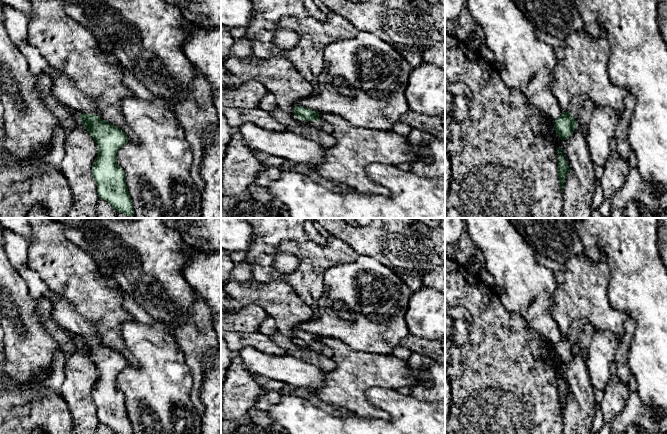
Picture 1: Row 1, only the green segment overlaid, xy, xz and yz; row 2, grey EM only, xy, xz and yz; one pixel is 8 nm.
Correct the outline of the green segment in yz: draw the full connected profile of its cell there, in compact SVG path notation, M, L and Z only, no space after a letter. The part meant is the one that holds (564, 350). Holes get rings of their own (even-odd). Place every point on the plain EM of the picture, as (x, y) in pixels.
M584 319L574 320L570 325L568 335L562 336L561 340L554 345L554 354L561 364L572 360L578 351L574 340L582 333L585 325Z

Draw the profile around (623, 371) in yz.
M627 317L624 322L624 335L618 339L618 346L614 360L617 365L617 376L621 379L622 382L627 384L630 374L632 373L628 365L628 355L634 331L635 321L633 318Z

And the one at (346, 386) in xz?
M319 337L319 343L333 350L332 359L336 368L326 372L324 384L315 392L323 402L350 410L353 414L367 419L388 419L389 415L372 406L366 398L366 392L371 387L398 389L411 387L417 379L411 374L405 360L393 355L380 355L365 352L357 352L336 338Z

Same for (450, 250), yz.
M447 245L445 247L445 255L454 260L455 254L456 252L459 250L459 246L458 245Z

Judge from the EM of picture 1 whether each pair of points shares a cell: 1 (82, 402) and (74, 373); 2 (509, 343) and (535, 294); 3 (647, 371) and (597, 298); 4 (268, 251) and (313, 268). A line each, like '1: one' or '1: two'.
1: one
2: two
3: two
4: one

